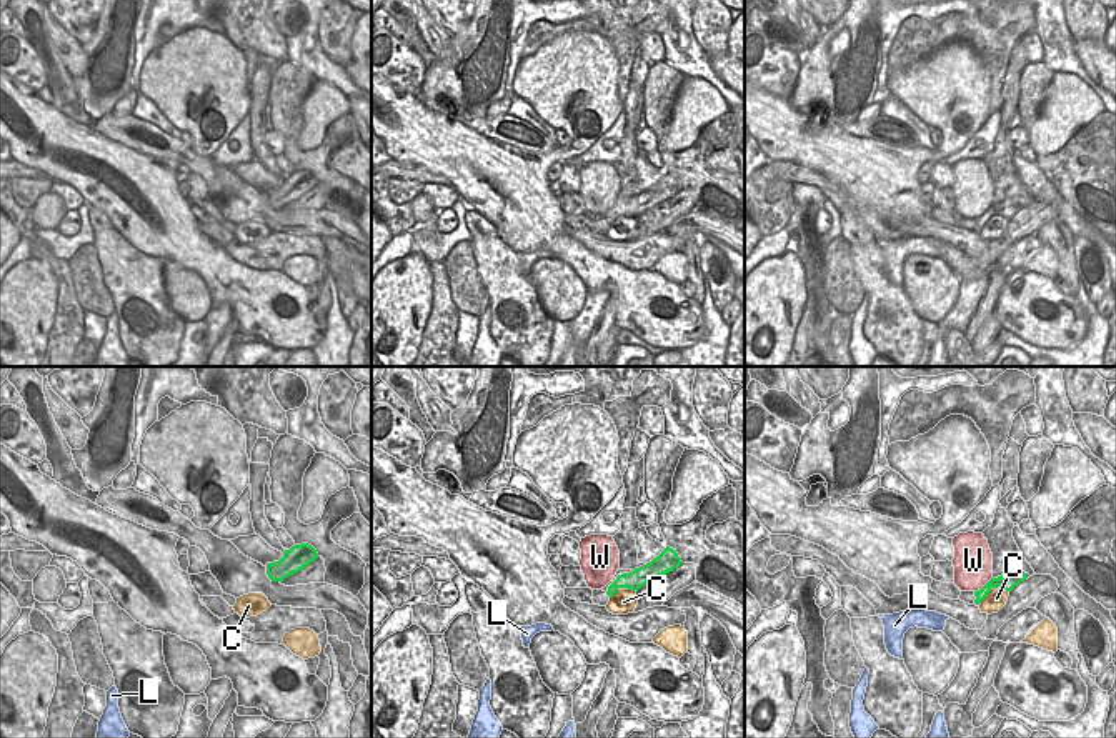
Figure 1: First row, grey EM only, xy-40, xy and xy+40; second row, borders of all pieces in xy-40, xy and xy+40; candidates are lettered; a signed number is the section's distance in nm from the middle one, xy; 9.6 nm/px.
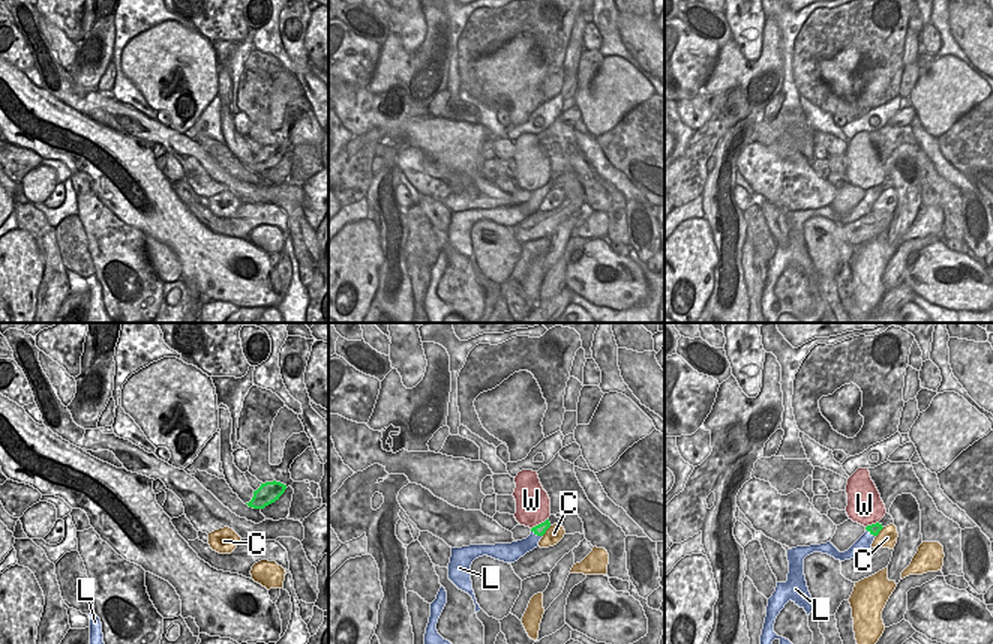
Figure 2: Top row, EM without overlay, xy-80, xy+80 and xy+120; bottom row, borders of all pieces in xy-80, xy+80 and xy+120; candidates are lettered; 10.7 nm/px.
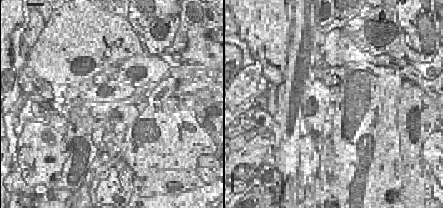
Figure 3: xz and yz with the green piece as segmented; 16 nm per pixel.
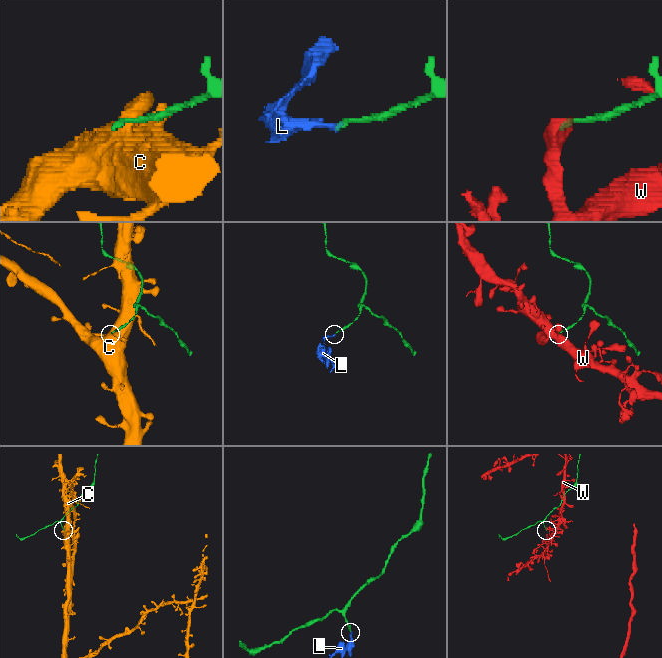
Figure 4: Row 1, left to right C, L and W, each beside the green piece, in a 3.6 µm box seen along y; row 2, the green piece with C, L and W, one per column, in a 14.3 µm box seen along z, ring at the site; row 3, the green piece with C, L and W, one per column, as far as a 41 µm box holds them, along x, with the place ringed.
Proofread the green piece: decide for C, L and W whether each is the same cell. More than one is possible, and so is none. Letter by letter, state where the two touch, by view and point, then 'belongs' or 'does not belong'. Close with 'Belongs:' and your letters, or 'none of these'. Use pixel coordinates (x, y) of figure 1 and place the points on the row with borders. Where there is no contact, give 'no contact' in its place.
C: contact xy+40 (985, 597); does not belong
L: contact xy+40 (978, 602); does not belong
W: contact xy+40 (985, 585); does not belong
Belongs: none of these

